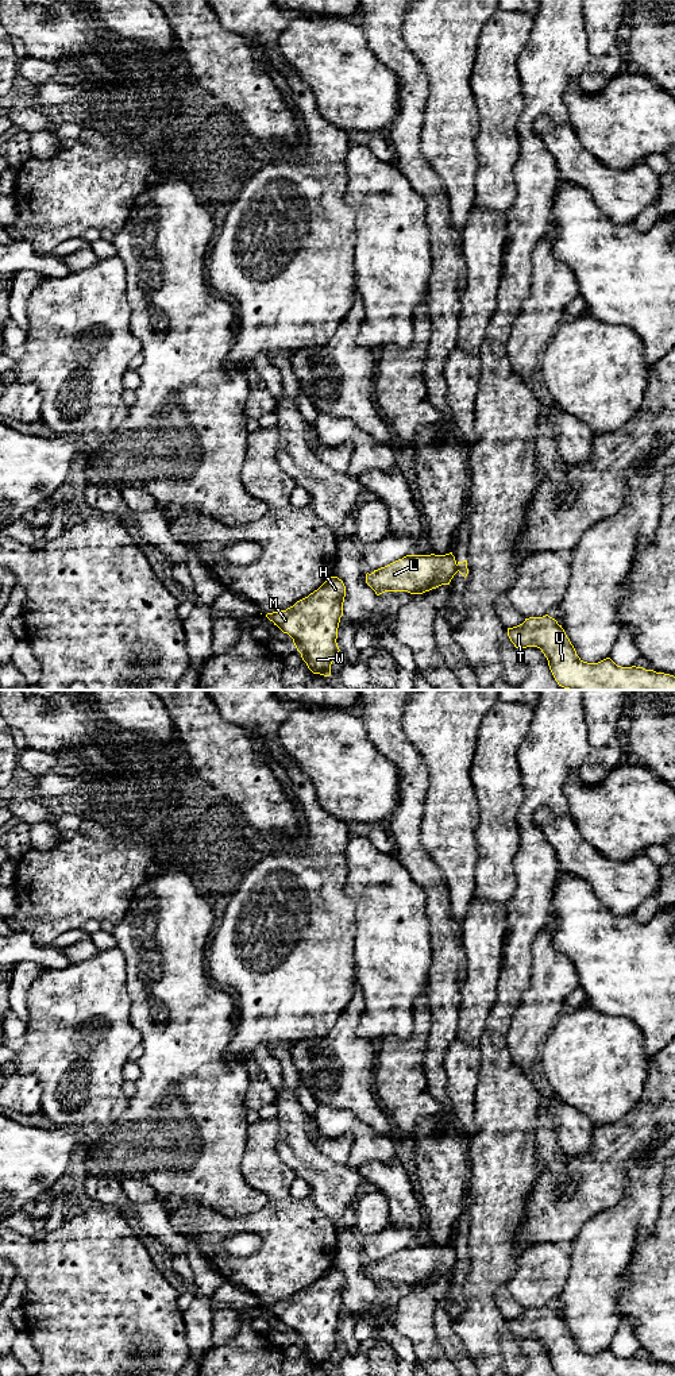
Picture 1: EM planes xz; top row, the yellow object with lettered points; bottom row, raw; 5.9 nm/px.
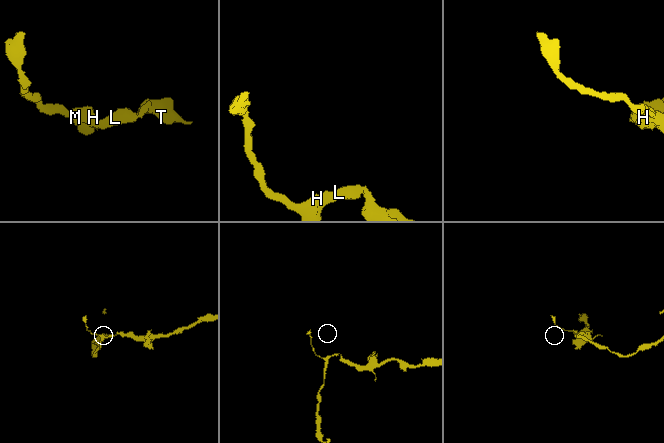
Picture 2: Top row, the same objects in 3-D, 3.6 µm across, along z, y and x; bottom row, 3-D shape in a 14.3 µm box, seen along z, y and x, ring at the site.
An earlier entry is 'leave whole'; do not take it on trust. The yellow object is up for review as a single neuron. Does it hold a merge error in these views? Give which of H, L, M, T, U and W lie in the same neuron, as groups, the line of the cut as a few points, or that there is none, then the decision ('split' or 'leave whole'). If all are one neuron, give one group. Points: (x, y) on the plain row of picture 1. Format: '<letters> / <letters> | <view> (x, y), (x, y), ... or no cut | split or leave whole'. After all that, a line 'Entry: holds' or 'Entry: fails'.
H L M W / T U | xz (456, 1256), (458, 1261) | split
Entry: fails

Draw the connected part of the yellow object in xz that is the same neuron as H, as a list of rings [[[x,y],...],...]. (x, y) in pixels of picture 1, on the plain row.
[[[338,1268],[328,1269],[317,1281],[286,1302],[266,1308],[288,1325],[313,1365],[331,1367],[331,1356],[340,1342],[336,1334],[346,1277]]]

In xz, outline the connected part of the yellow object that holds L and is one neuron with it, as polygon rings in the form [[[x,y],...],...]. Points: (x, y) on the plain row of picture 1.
[[[452,1244],[446,1246],[406,1246],[385,1259],[366,1265],[366,1275],[377,1287],[385,1283],[423,1286],[450,1276],[458,1264]]]

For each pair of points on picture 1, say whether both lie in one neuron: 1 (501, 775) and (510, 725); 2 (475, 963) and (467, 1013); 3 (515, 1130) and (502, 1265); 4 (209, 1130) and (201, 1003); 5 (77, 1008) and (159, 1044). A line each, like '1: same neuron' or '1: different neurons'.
1: same neuron
2: same neuron
3: same neuron
4: same neuron
5: different neurons

